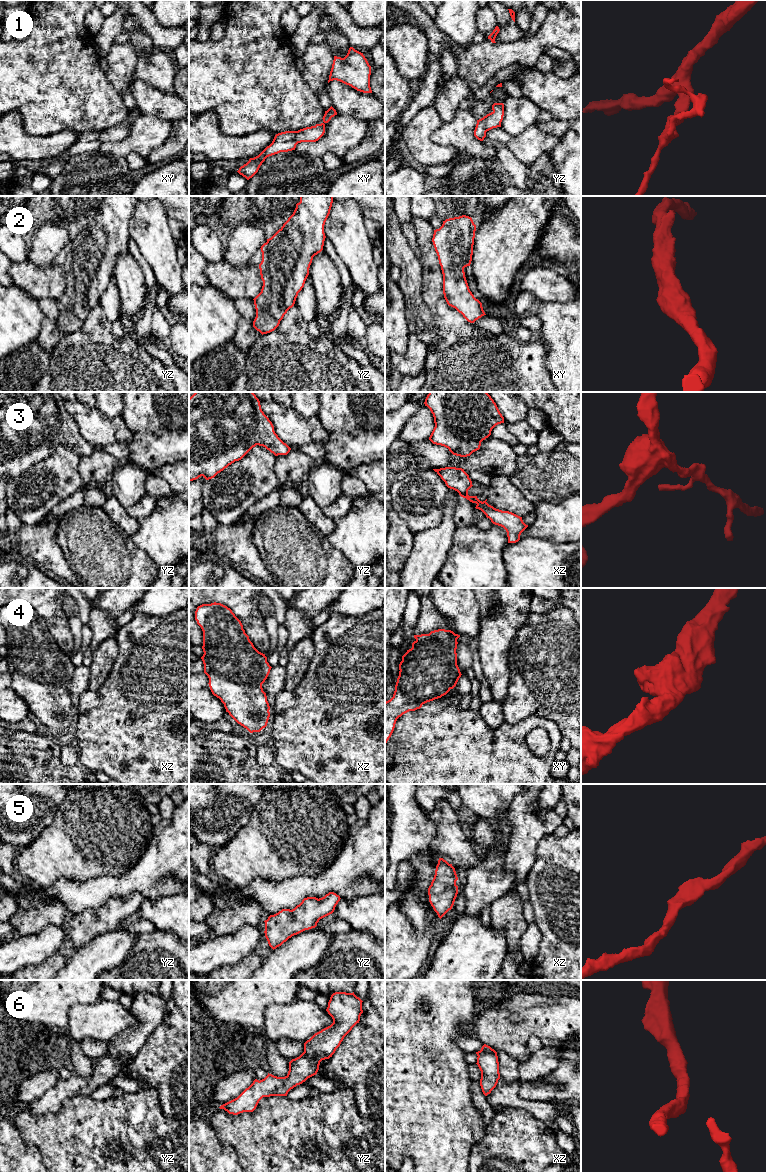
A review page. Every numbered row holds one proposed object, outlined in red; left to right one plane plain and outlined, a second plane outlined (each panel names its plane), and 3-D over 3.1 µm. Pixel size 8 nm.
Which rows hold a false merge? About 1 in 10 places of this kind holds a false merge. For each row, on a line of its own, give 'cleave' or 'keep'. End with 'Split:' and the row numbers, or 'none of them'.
1: keep
2: keep
3: keep
4: keep
5: keep
6: keep
Split: none of them

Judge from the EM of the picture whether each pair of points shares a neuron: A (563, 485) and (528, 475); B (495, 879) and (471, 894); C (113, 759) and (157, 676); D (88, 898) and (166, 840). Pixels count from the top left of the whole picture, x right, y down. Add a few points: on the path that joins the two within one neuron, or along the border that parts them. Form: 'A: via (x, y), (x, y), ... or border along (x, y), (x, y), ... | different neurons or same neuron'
A: via (554, 477), (537, 477) | same neuron
B: via (489, 881), (477, 892) | same neuron
C: via (134, 738), (157, 715), (157, 697) | same neuron
D: via (109, 886), (123, 886), (127, 884), (151, 861) | same neuron

